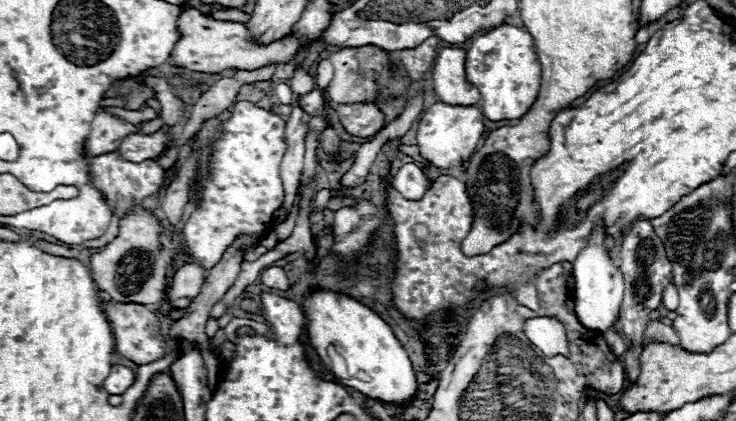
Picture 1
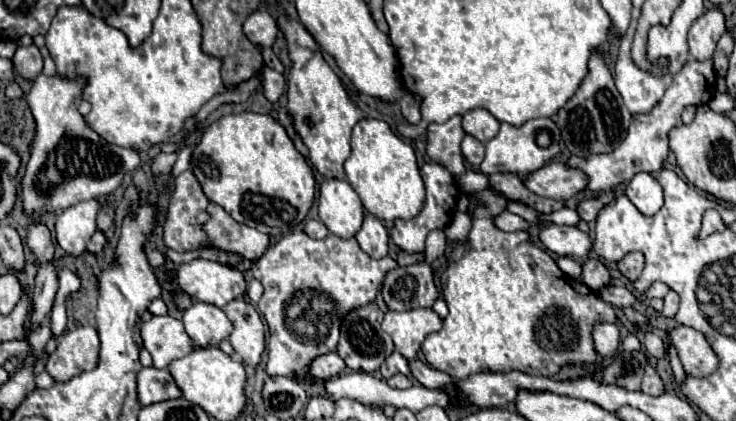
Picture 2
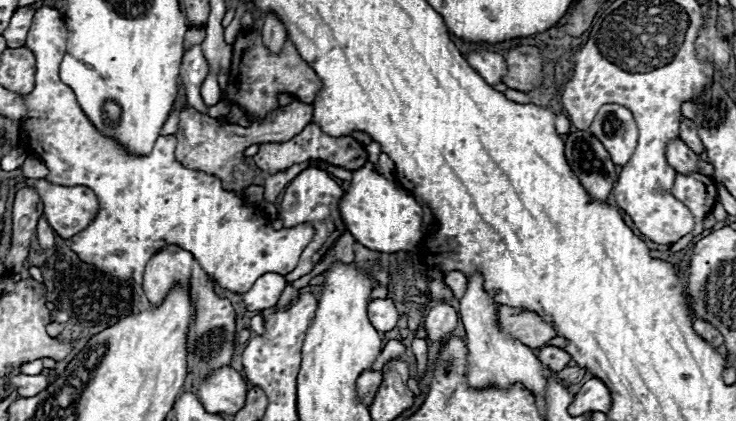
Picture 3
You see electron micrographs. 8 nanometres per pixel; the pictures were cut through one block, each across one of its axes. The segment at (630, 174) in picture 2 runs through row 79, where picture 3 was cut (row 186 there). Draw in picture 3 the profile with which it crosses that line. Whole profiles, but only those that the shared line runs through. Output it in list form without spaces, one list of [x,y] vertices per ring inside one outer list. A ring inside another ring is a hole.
[[[676,174],[676,182],[672,186],[672,194],[684,202],[692,216],[694,216],[694,230],[692,236],[698,236],[704,232],[704,218],[716,204],[716,184],[712,178],[704,174]]]

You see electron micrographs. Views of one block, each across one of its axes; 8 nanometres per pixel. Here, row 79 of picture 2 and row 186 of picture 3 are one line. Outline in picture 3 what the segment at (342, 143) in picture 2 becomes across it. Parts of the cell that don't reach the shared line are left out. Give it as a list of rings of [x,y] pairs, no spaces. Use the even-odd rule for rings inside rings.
[[[306,168],[302,170],[284,190],[284,198],[280,204],[280,218],[284,222],[284,228],[292,228],[298,226],[302,222],[308,222],[314,226],[314,236],[310,240],[310,244],[306,246],[306,250],[300,256],[300,264],[296,266],[294,272],[286,274],[286,282],[294,282],[306,274],[312,272],[312,268],[320,262],[320,258],[332,248],[332,244],[346,232],[346,226],[340,218],[338,212],[338,202],[342,198],[344,190],[324,172],[318,168]]]

